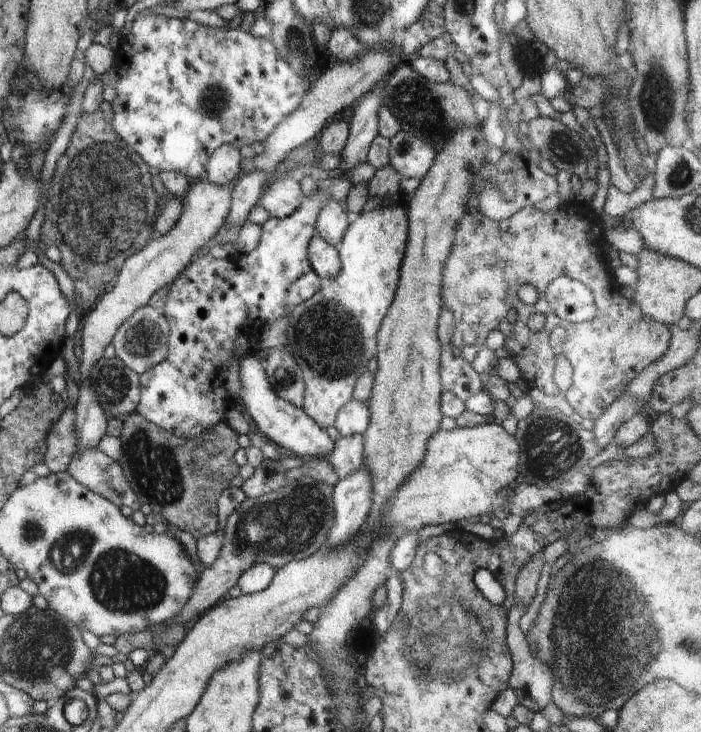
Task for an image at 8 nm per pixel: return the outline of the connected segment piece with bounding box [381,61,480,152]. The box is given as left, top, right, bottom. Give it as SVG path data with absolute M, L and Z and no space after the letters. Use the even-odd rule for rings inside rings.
M404 61L402 64L396 66L384 78L382 88L381 104L384 107L388 107L388 110L396 117L401 130L410 132L410 134L417 136L425 143L431 144L436 152L447 143L447 140L454 134L455 130L458 130L460 127L477 128L480 124L477 114L474 112L473 99L464 87L455 85L451 81L446 81L445 83L428 81L422 75L419 75L408 61Z

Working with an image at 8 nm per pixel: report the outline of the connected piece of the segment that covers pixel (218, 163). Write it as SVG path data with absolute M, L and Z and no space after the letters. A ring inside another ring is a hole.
M223 144L210 156L204 178L215 185L226 187L239 176L243 161L239 148Z

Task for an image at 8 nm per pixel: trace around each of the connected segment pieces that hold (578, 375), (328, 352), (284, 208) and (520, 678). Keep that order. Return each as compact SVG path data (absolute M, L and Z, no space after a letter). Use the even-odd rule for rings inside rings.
M482 170L482 172L474 173L475 177L471 186L471 195L467 204L466 212L464 213L464 216L462 217L462 220L459 222L459 225L456 229L456 236L454 239L454 246L452 246L452 254L450 254L450 258L446 260L446 264L444 264L444 278L442 278L442 306L448 307L454 315L455 318L455 329L451 338L451 343L454 346L457 346L458 348L463 348L464 346L470 344L474 344L476 347L482 348L486 337L492 330L498 330L502 331L502 334L504 334L505 338L510 338L512 340L512 336L518 337L518 342L520 342L520 336L526 336L528 335L528 338L526 337L526 342L520 342L520 344L524 344L524 346L532 346L534 348L534 360L518 360L516 362L516 366L520 369L522 378L528 383L528 386L530 388L539 388L542 392L544 392L545 395L552 396L555 394L558 394L558 387L556 386L556 383L554 383L553 374L554 374L554 364L555 364L555 358L557 355L554 353L554 348L552 346L552 342L550 342L550 330L552 328L556 328L558 324L560 326L566 326L566 336L568 336L568 340L562 344L562 353L566 357L566 360L570 361L570 368L572 369L572 384L564 392L563 396L566 401L569 402L569 404L572 406L574 410L575 417L580 419L583 423L586 423L588 425L591 425L595 422L597 418L600 418L602 416L602 413L608 406L610 406L617 398L620 398L622 395L626 394L627 388L629 387L629 384L631 383L631 380L634 380L646 366L650 366L652 362L657 361L668 349L669 344L671 341L671 332L668 326L665 324L659 323L657 320L651 319L650 316L645 315L641 308L638 306L638 303L635 302L635 300L629 300L626 299L626 296L622 295L622 292L619 290L620 285L615 281L615 277L613 274L614 269L612 266L610 266L610 254L611 252L606 250L606 240L602 236L604 233L604 230L602 229L602 223L601 223L601 216L597 215L593 211L588 210L588 208L582 208L582 206L567 206L568 202L561 202L560 205L555 210L550 210L548 212L536 210L534 206L530 206L530 208L521 208L516 214L513 214L510 216L509 219L504 219L501 221L495 221L491 218L488 218L485 214L482 214L479 211L479 194L482 192L483 187L485 186L485 179L486 178L486 172ZM592 228L601 228L598 230L601 234L598 236L594 236L594 230ZM564 275L565 277L570 277L571 279L580 281L582 284L586 285L590 290L591 294L593 296L593 304L596 308L596 314L593 316L590 320L584 321L584 330L582 330L582 324L578 323L572 323L568 324L568 322L562 322L556 314L554 314L553 310L550 310L550 306L548 306L548 302L546 302L545 297L545 290L546 287L549 286L550 282L552 282L555 278L561 277ZM523 284L532 284L534 288L536 288L538 292L538 299L534 306L524 306L522 302L520 302L520 298L516 296L516 292L518 292L518 289ZM506 298L510 298L510 306L498 306L500 304L500 300L504 300L504 304L506 304ZM498 310L504 310L504 312L512 312L512 310L516 310L514 314L516 314L516 320L514 322L510 322L508 320L508 314L498 314ZM534 312L542 312L542 314L548 314L548 330L544 328L544 330L540 330L540 332L531 331L528 326L526 326L526 322L528 322L528 318L534 314Z
M381 205L362 211L356 220L349 222L342 240L335 246L341 262L340 272L333 279L321 279L320 290L289 314L286 348L298 361L305 382L301 409L324 430L333 426L339 408L352 399L358 377L367 369L368 360L377 353L377 332L399 283L408 237L409 222L403 206Z
M298 174L276 180L260 195L260 203L272 217L290 216L304 200Z
M515 602L507 616L507 645L510 648L509 651L513 662L509 686L516 693L516 698L520 705L538 712L543 710L548 701L551 700L553 676L550 667L543 660L532 656L527 636L520 629L519 620L522 615L526 614L527 609L523 602Z

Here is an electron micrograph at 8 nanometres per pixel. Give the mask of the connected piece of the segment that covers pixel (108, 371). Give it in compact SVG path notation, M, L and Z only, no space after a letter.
M102 357L90 369L89 383L97 394L98 402L103 408L107 420L112 417L124 418L137 410L141 398L139 375L128 368L118 357L111 359Z

